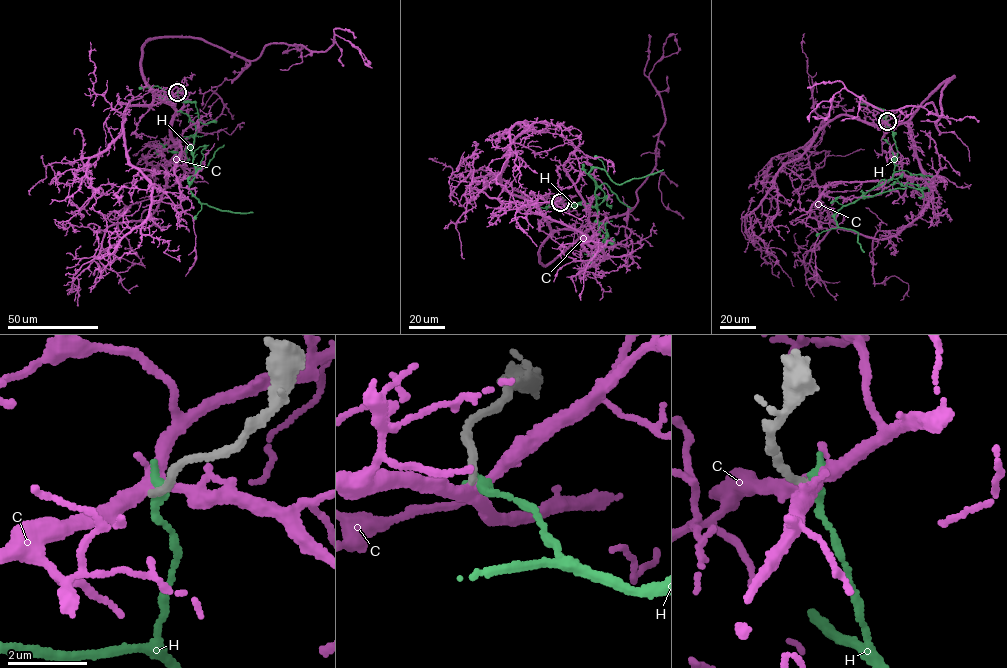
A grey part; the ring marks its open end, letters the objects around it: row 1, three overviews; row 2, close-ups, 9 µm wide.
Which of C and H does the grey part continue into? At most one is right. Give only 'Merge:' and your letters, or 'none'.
Merge: none

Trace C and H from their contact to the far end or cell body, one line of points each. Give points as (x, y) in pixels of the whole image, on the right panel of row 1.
C: (887, 121), (874, 124), (908, 121), (955, 76), (939, 117), (933, 103), (886, 112), (844, 88), (809, 122)
H: (887, 120), (898, 151), (893, 175), (840, 208), (834, 218), (839, 227), (856, 232), (863, 252)

